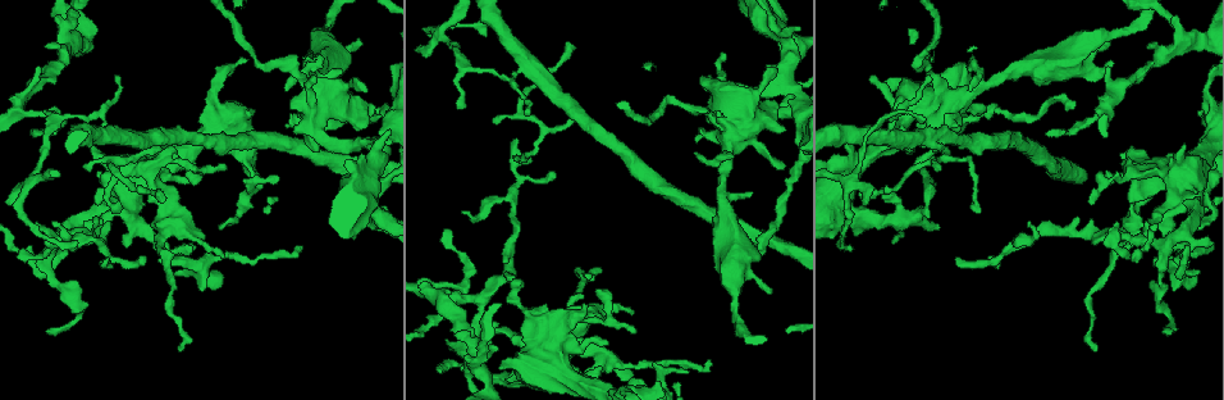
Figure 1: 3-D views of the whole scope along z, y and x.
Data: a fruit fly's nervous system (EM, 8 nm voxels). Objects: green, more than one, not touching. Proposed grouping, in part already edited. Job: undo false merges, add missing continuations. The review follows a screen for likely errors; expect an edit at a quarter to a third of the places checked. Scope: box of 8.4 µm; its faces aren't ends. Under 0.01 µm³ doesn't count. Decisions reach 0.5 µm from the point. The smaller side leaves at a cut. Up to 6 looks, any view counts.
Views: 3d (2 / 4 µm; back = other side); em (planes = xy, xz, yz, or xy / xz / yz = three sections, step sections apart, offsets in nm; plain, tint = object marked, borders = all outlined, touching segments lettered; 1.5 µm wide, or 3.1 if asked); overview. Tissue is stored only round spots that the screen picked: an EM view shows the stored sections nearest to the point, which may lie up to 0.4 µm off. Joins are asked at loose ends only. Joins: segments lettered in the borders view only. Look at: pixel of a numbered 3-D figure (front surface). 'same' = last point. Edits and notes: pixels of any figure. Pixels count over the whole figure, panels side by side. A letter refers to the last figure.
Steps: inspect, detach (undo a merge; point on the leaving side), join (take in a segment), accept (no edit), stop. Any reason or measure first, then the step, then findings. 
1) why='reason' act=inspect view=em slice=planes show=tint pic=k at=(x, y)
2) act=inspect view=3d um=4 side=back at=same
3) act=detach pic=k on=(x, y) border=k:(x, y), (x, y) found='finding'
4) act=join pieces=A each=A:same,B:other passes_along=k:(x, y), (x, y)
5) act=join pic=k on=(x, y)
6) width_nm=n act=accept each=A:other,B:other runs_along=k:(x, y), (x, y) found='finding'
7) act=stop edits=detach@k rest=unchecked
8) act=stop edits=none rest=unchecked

why='thin end' act=inspect view=em slice=planes show=borders pic=1 at=(956, 258)

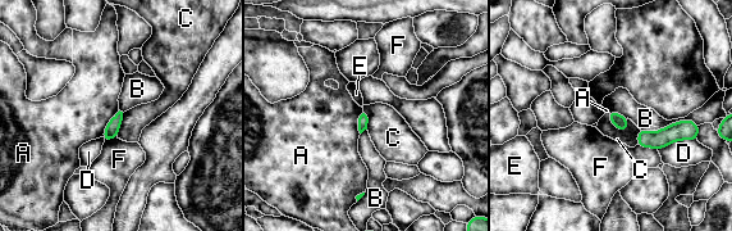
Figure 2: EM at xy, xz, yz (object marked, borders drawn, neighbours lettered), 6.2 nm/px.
act=accept each=A:other,B:other,C:other,D:other,E:other,F:other border=2:(607, 113), (621, 131), (628, 127) found='no lettered segment goes on from it'

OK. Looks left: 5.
why='thin neck' act=inspect view=3d um=2 pic=1 at=(255, 57)

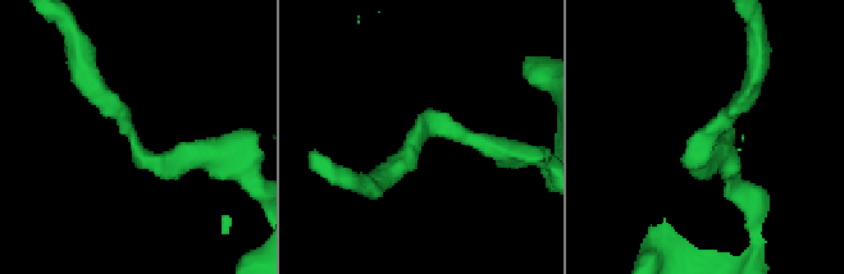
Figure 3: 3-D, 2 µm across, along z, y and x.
act=inspect view=em slice=planes show=borders pic=3 at=(707, 133)

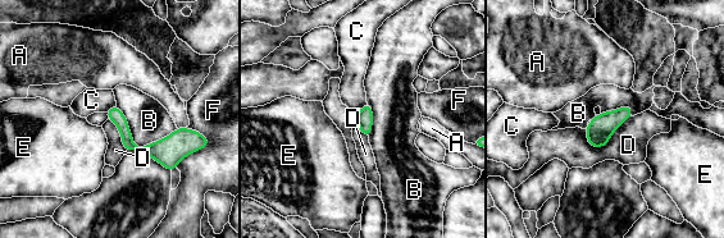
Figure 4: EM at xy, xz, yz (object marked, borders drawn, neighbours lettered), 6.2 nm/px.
act=accept each=A:other,B:other,C:other,D:other,E:other,F:other found='one neuron here'

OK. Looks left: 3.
why='arms part here' act=inspect view=em slice=yz step=4 show=tint pic=1 at=(483, 298)

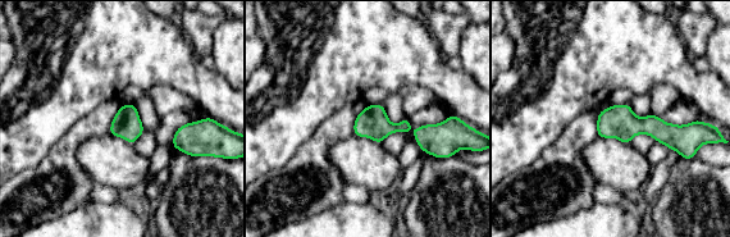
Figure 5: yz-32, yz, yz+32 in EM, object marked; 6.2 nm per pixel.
act=inspect view=em slice=planes show=borders at=same

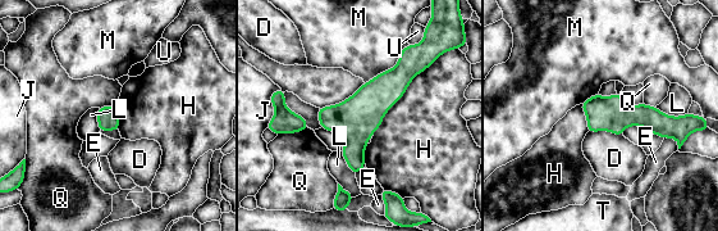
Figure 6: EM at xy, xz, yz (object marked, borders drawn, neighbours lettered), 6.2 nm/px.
act=accept each=D:other,E:other,H:other,J:other,L:other,M:other,Q:other,T:other,U:other border=6:(588, 131), (611, 131), (622, 135) found='all the same neuron'

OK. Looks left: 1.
act=stop edits=none rest=unchecked

